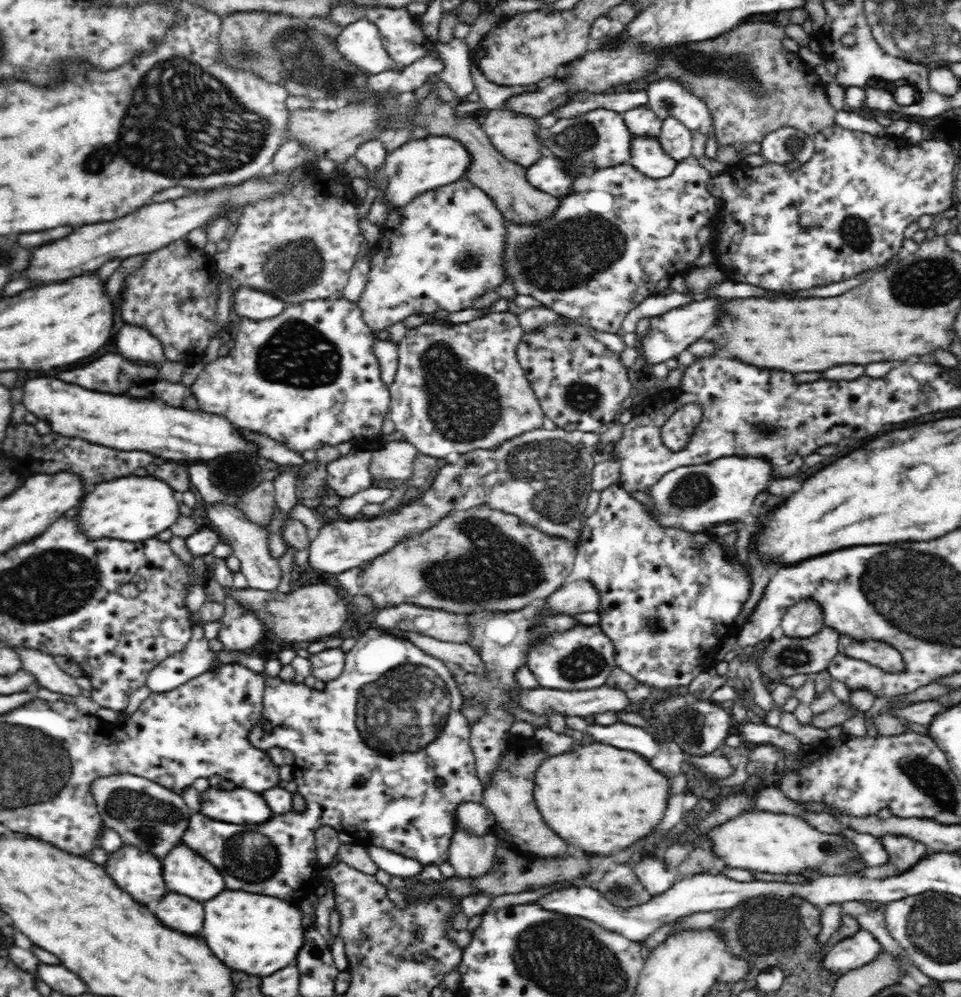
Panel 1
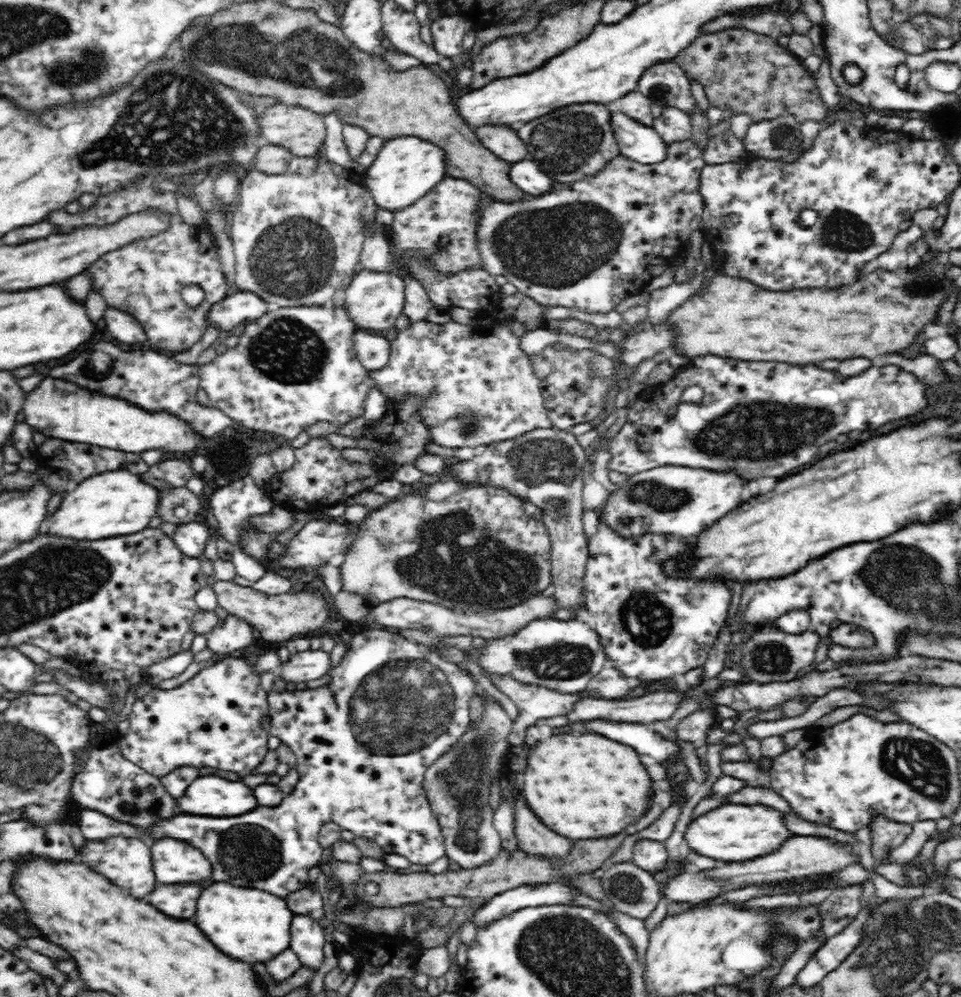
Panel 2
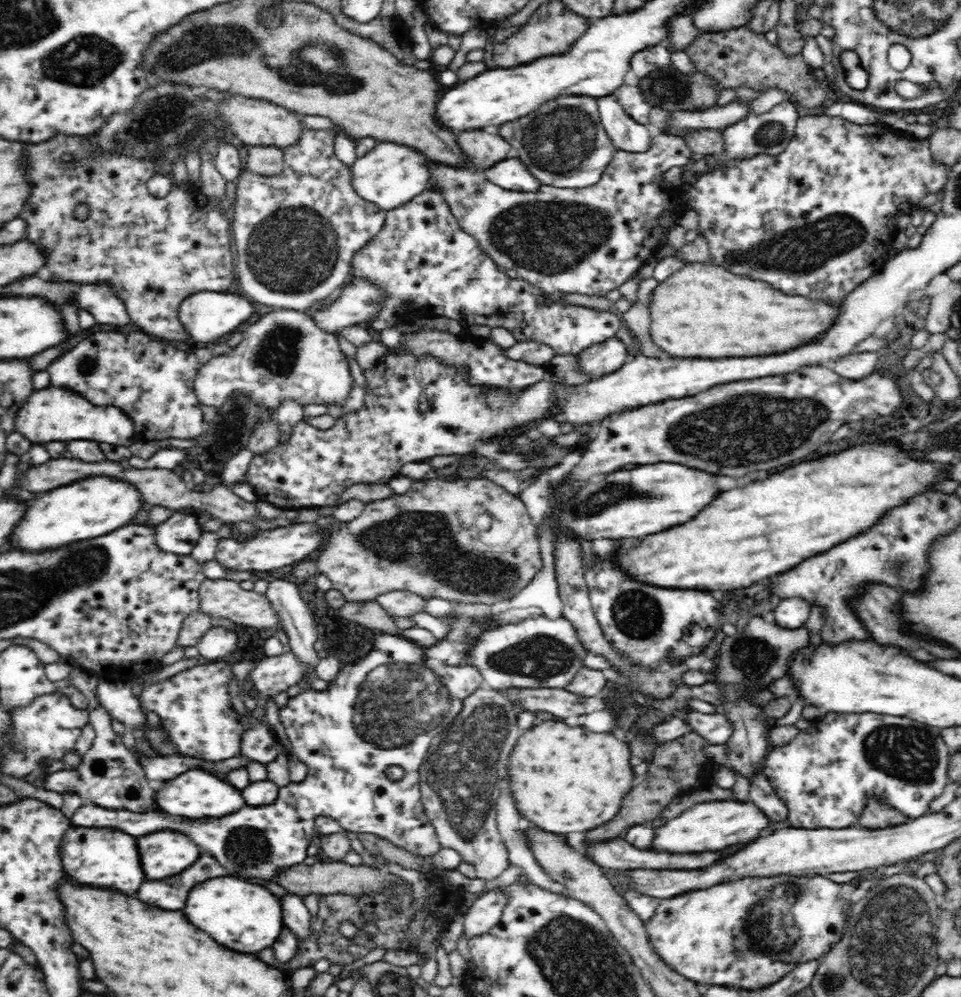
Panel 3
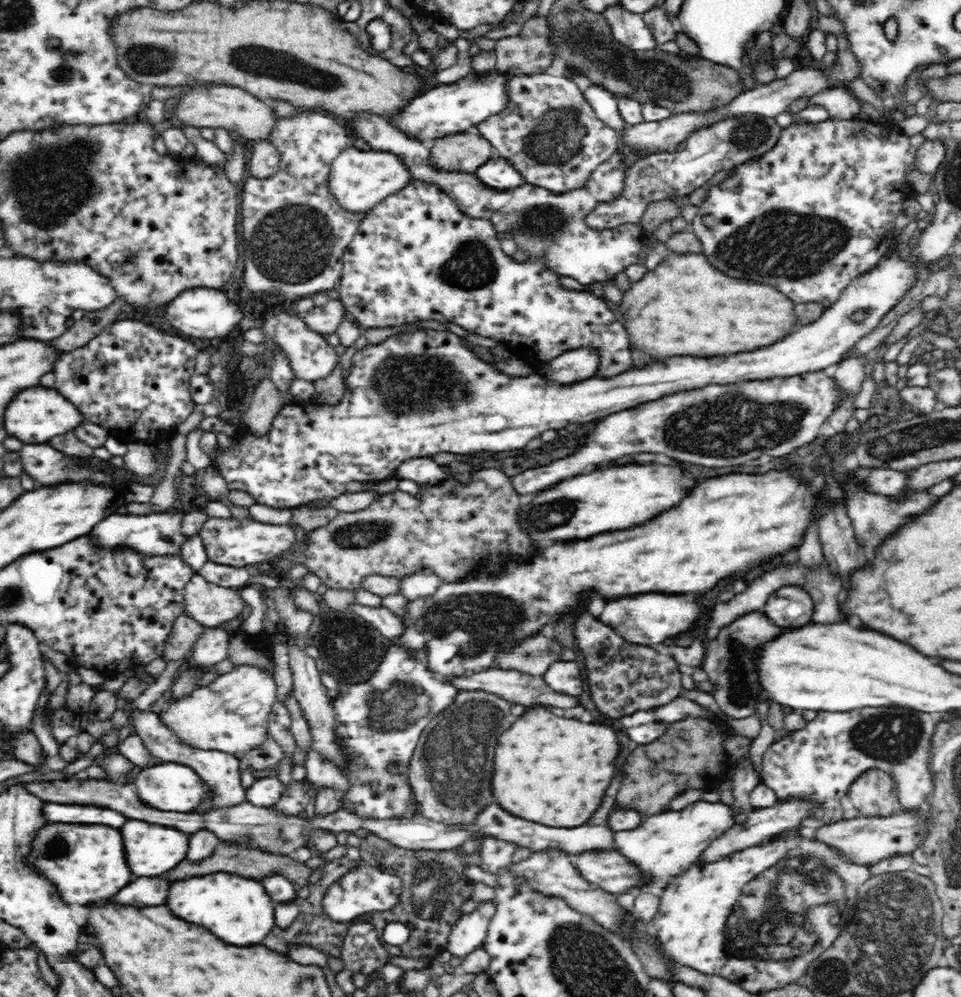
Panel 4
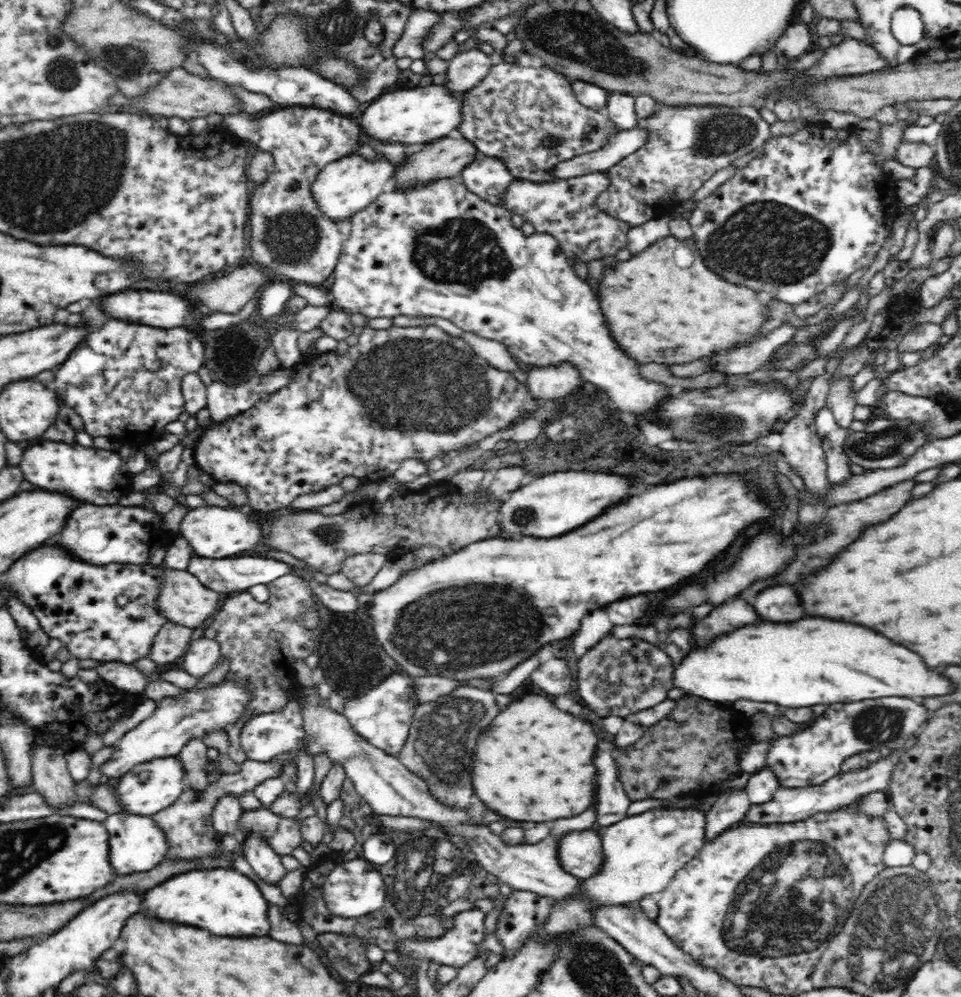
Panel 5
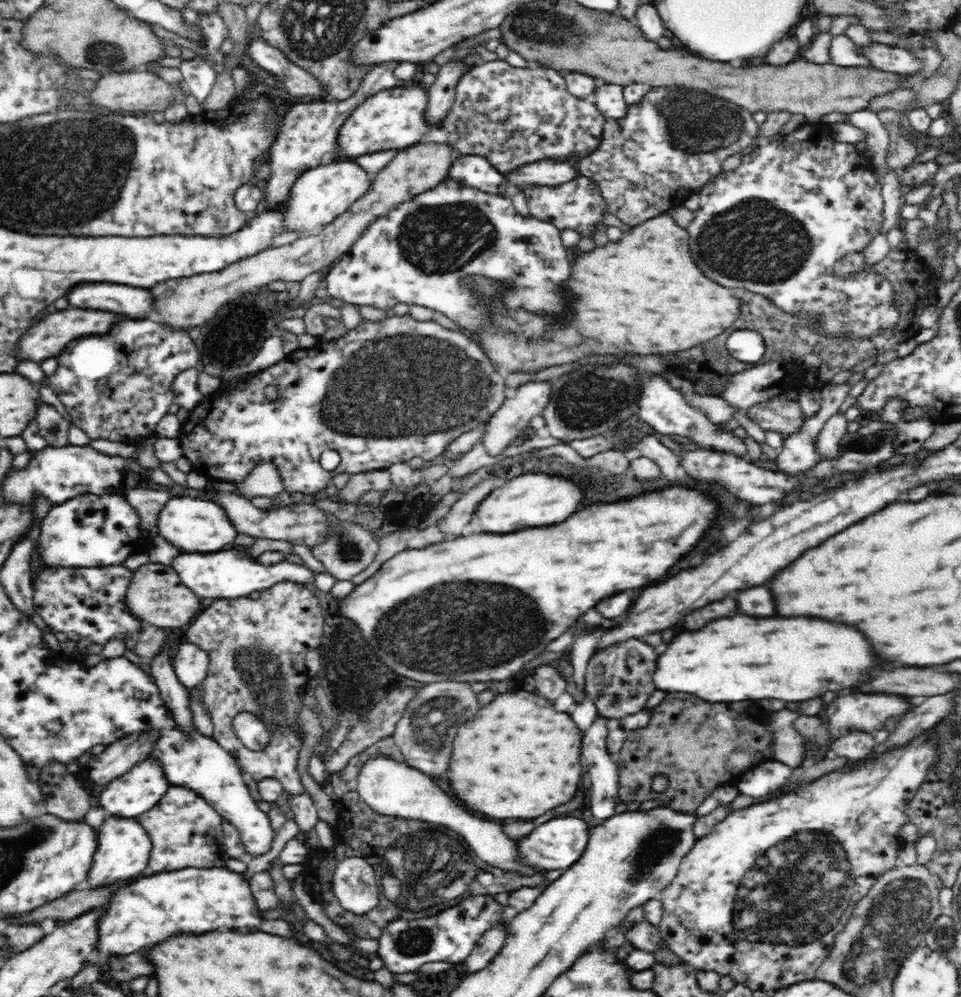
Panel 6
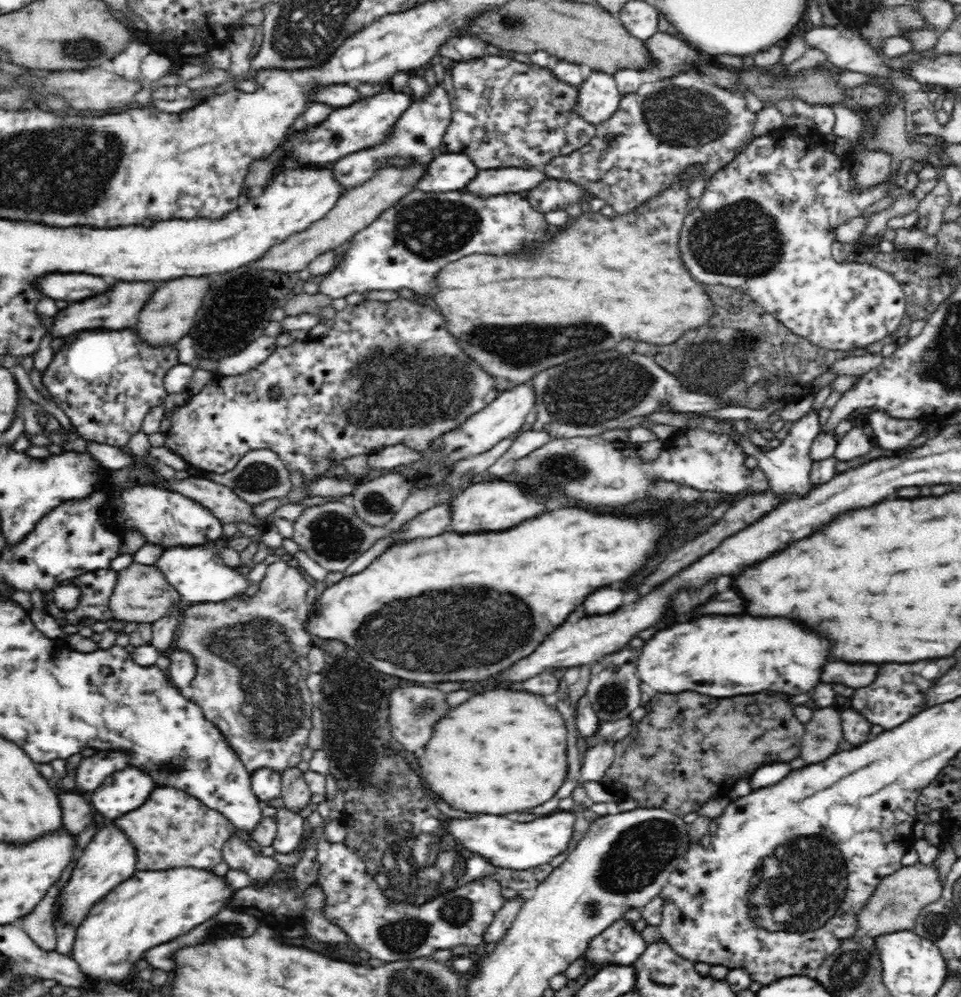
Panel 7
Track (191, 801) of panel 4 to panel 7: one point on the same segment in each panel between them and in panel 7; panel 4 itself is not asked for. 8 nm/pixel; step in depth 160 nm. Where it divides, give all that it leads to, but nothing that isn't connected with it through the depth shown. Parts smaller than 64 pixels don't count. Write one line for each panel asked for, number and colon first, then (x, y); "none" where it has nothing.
5: (149, 787)
6: (133, 794)
7: (122, 792)

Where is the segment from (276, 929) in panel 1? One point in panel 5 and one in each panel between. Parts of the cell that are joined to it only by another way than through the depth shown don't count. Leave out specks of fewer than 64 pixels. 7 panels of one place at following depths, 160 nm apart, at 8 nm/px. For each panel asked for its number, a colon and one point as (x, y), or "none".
2: (248, 924)
3: (244, 916)
4: (238, 909)
5: (228, 903)

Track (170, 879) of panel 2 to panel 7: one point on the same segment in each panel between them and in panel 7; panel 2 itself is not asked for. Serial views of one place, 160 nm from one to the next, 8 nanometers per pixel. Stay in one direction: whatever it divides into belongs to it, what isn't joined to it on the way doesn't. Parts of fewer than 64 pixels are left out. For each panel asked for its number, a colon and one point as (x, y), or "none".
3: (164, 853)
4: (152, 849)
5: (136, 846)
6: (124, 848)
7: (110, 859)

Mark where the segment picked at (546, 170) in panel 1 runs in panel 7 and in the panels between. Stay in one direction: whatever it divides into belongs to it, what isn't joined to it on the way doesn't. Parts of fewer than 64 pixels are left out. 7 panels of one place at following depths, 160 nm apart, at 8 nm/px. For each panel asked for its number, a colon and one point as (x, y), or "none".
2: (527, 177)
3: (510, 174)
4: (497, 174)
5: (489, 178)
6: (474, 171)
7: (446, 172)

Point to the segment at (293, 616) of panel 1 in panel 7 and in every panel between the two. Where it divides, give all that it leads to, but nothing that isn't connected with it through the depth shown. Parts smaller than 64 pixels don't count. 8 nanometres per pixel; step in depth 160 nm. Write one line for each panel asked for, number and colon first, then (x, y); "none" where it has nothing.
2: (279, 618)
3: (219, 598)
4: (210, 604)
5: (184, 600)
6: (157, 595)
7: (142, 594)

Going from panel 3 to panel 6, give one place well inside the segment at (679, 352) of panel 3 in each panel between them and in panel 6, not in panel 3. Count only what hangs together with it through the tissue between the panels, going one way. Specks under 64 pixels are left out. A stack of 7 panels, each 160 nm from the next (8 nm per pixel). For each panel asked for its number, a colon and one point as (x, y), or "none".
4: (685, 307)
5: (653, 318)
6: (643, 295)

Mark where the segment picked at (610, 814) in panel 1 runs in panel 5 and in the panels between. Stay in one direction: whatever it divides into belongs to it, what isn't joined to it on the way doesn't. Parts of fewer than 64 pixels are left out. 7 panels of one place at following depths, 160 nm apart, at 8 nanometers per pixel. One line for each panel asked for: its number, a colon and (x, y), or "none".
2: (585, 787)
3: (564, 779)
4: (552, 771)
5: (537, 766)

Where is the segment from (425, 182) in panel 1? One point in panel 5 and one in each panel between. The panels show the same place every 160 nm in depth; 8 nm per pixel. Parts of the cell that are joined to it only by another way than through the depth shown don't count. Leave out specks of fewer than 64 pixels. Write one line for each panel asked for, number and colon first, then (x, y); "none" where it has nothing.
2: (407, 168)
3: (390, 174)
4: (360, 180)
5: (342, 188)

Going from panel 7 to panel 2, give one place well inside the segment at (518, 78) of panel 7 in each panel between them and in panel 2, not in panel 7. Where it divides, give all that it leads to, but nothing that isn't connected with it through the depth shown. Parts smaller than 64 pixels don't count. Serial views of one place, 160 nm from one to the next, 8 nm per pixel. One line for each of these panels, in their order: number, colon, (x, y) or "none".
2: (574, 142)
3: (563, 143)
4: (548, 131)
5: (529, 118)
6: (550, 123)

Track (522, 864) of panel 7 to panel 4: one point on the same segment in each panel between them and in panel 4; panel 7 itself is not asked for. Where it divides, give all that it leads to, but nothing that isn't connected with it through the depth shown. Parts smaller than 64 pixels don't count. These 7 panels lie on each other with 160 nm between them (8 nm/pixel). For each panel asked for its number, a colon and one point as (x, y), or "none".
4: (609, 870)
5: (580, 852)
6: (557, 844)

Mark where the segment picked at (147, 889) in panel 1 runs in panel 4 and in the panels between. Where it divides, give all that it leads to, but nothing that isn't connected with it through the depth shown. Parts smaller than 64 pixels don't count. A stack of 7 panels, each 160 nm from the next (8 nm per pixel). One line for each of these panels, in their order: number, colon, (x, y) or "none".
2: (127, 862)
3: (104, 857)
4: (84, 863)

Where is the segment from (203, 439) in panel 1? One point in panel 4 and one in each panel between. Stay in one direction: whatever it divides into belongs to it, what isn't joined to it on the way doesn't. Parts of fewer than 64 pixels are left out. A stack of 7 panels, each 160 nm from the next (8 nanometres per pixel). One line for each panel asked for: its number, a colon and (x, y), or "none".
2: (61, 410)
3: (51, 414)
4: (35, 415)

